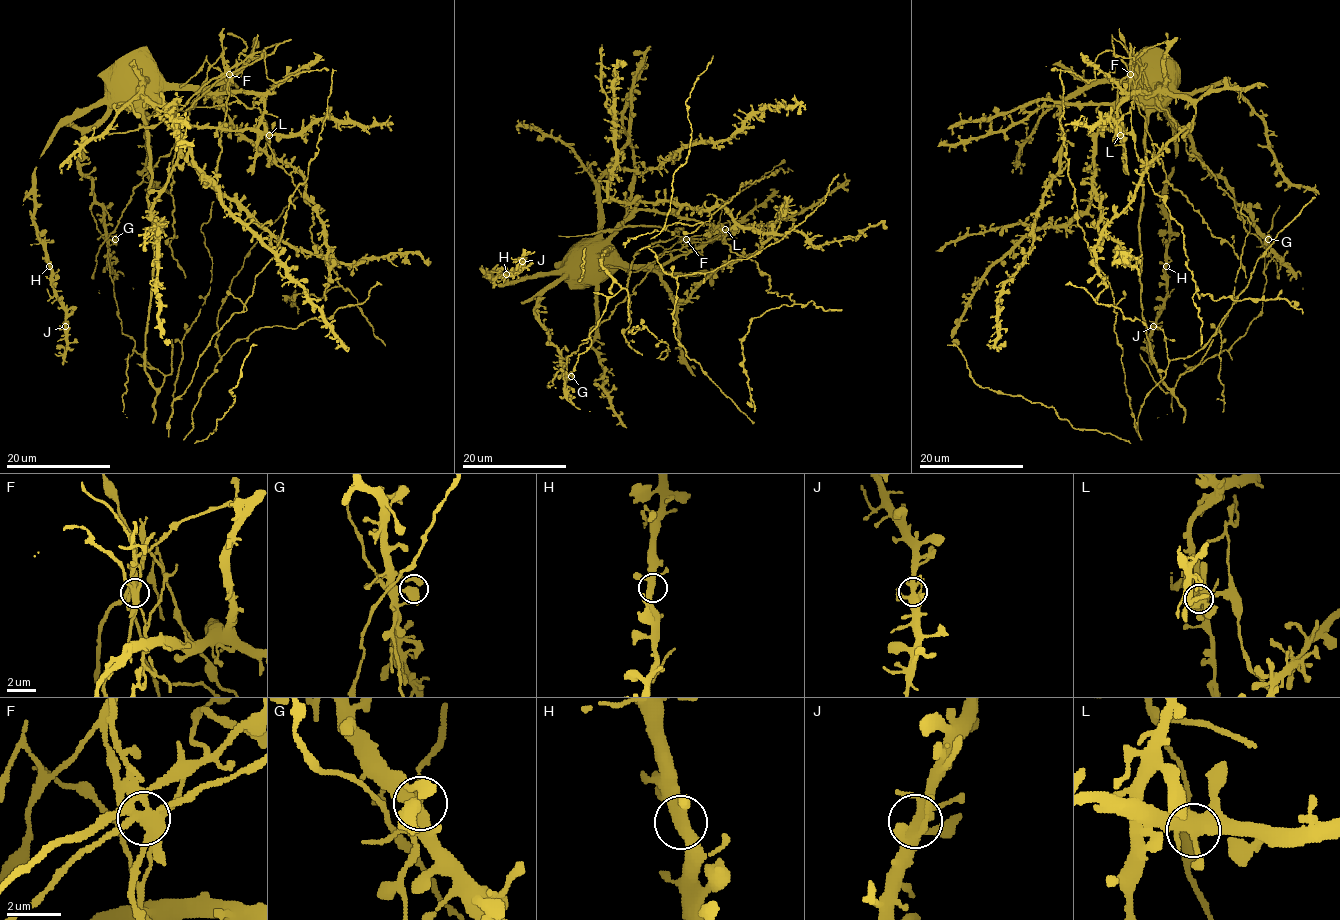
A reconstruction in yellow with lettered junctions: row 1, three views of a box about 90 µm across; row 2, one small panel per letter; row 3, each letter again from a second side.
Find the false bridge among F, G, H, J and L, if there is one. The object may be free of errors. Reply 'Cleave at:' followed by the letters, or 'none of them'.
Cleave at: F

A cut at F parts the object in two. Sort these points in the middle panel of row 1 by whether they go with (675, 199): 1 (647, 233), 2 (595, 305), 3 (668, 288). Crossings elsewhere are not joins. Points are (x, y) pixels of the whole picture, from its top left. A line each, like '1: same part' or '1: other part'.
1: same part
2: same part
3: same part

